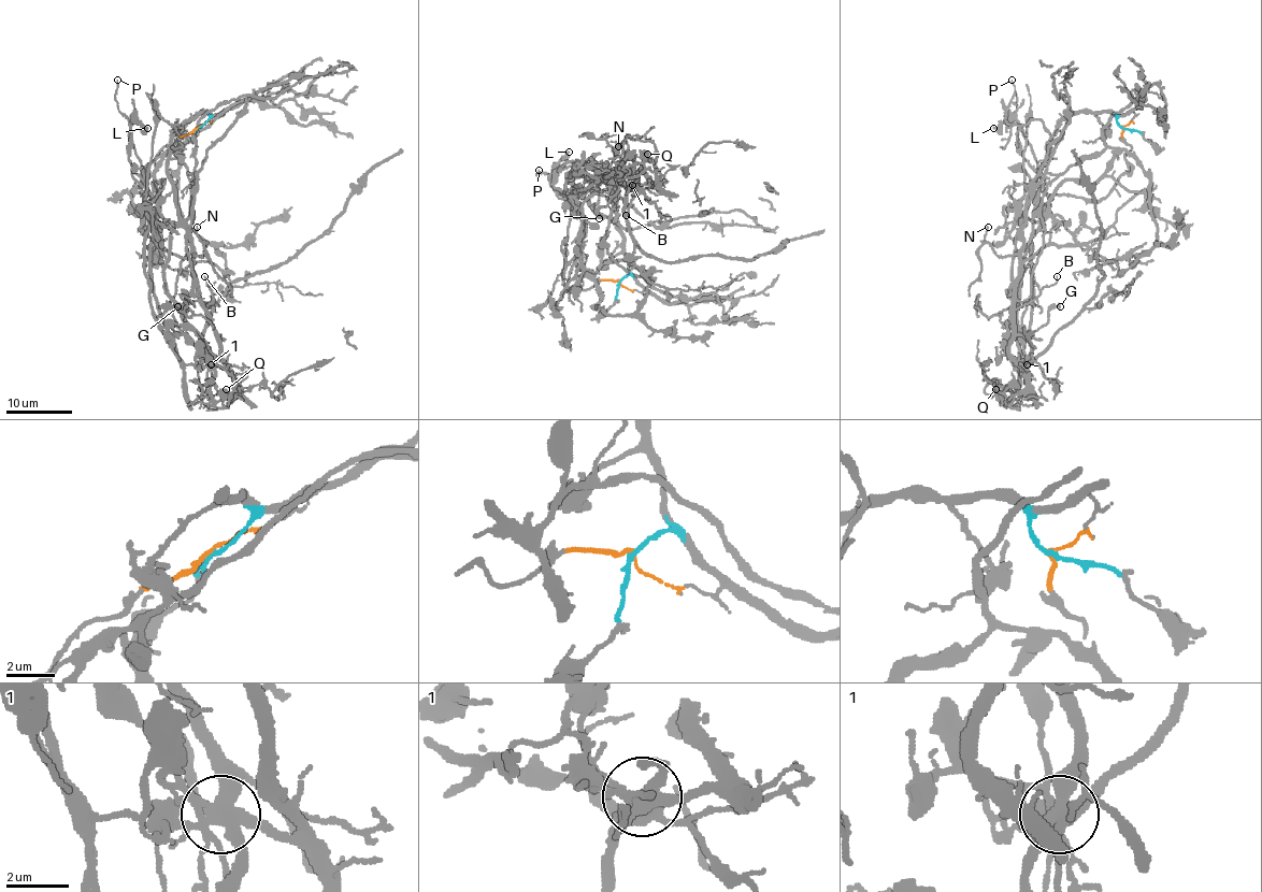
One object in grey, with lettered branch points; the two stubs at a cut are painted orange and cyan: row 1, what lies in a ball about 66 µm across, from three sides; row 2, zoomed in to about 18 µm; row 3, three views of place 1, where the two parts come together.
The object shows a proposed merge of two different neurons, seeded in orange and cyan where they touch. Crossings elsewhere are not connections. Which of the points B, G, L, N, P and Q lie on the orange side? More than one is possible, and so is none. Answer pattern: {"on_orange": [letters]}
{"on_orange": ["G", "L", "P", "Q"]}

